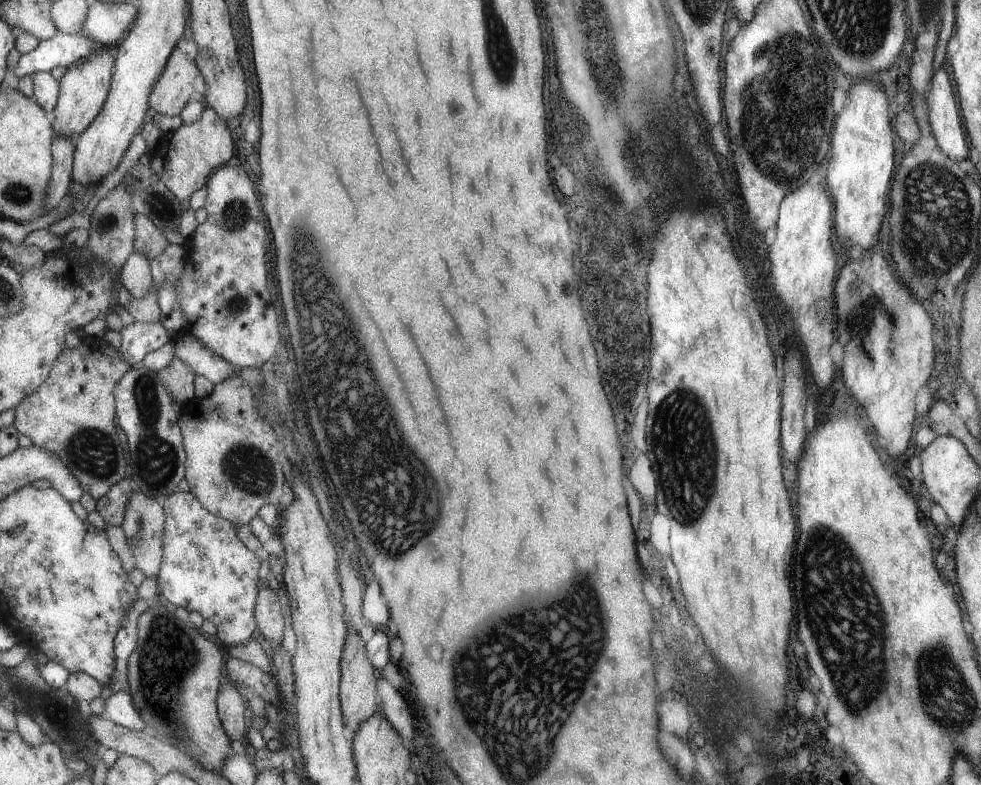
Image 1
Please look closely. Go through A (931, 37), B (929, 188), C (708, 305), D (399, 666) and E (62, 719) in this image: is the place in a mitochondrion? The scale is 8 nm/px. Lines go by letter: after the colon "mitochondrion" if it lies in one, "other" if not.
A: other
B: mitochondrion
C: other
D: other
E: mitochondrion

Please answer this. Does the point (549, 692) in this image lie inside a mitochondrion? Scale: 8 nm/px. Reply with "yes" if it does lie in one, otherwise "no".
yes

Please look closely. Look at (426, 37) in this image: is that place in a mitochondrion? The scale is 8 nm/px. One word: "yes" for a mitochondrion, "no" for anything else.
no

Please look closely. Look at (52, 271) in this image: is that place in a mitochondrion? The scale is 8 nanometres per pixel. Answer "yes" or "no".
no

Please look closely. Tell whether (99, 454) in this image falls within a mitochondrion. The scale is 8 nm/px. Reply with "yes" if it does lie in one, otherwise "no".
yes

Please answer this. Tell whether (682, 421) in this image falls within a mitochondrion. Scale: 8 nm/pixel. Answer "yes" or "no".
yes

